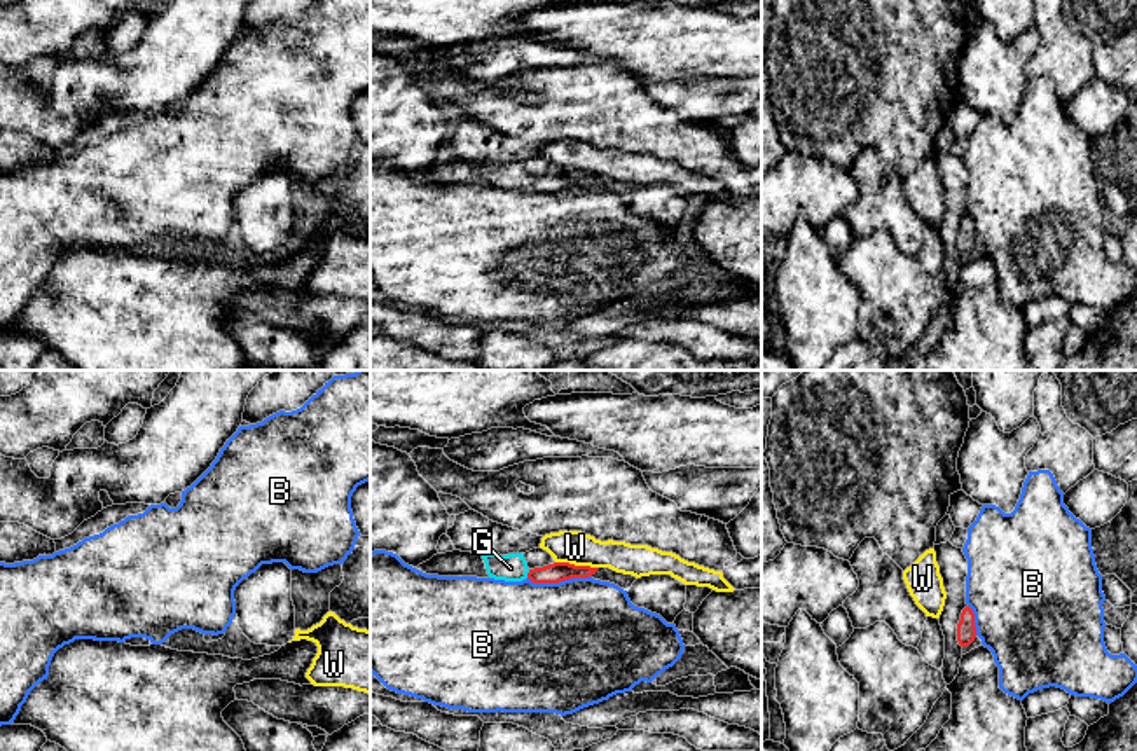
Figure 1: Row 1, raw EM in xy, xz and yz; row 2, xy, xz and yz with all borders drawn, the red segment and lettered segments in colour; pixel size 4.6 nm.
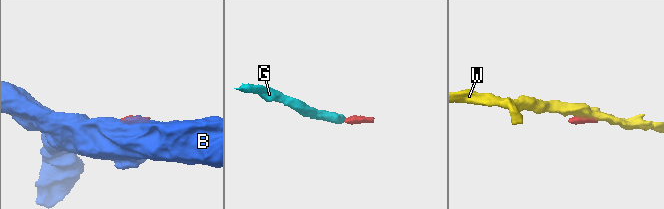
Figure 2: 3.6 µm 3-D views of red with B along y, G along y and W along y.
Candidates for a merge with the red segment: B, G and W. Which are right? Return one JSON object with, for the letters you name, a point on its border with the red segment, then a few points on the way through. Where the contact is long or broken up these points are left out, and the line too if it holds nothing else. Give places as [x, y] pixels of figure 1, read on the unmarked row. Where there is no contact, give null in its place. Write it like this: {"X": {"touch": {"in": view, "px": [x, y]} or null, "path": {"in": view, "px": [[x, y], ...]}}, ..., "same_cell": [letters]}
{"G": {"touch": {"in": "xz", "px": [528, 182]}, "path": {"in": "xz", "px": [[558, 180], [528, 182], [510, 177]]}}, "same_cell": ["G"]}

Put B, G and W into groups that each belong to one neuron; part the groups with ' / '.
B / G / W

